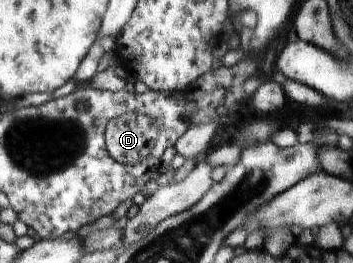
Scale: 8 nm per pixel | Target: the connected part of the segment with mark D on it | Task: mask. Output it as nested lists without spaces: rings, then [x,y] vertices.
[[[127,112],[109,121],[104,136],[109,155],[123,165],[134,166],[152,152],[158,139],[158,125],[147,114]]]

